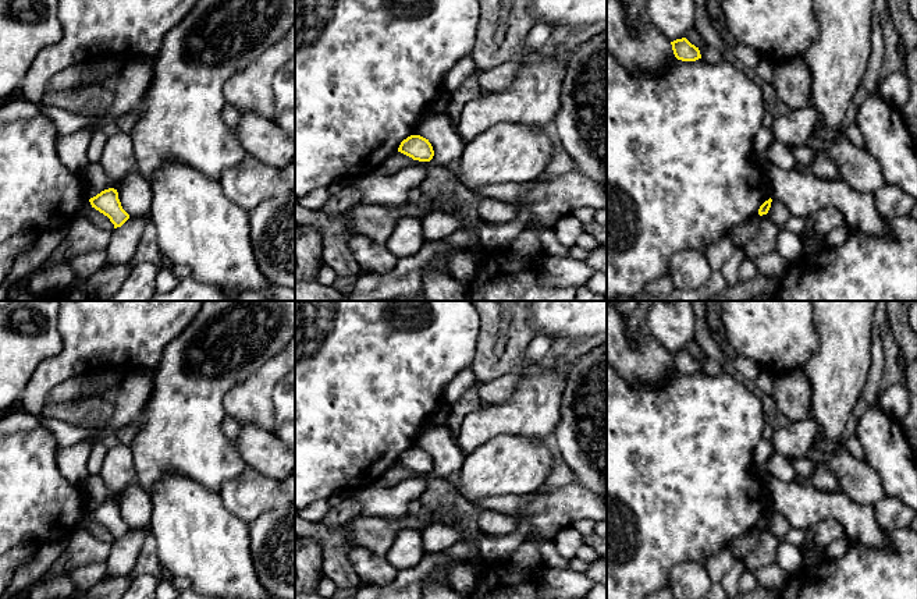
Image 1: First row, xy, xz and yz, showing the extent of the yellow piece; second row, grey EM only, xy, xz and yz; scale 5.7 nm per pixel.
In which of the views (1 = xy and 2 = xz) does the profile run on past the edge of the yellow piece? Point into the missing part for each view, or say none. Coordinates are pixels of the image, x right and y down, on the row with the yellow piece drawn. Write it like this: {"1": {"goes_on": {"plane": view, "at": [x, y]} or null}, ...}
{"1": {"goes_on": null}, "2": {"goes_on": null}}

